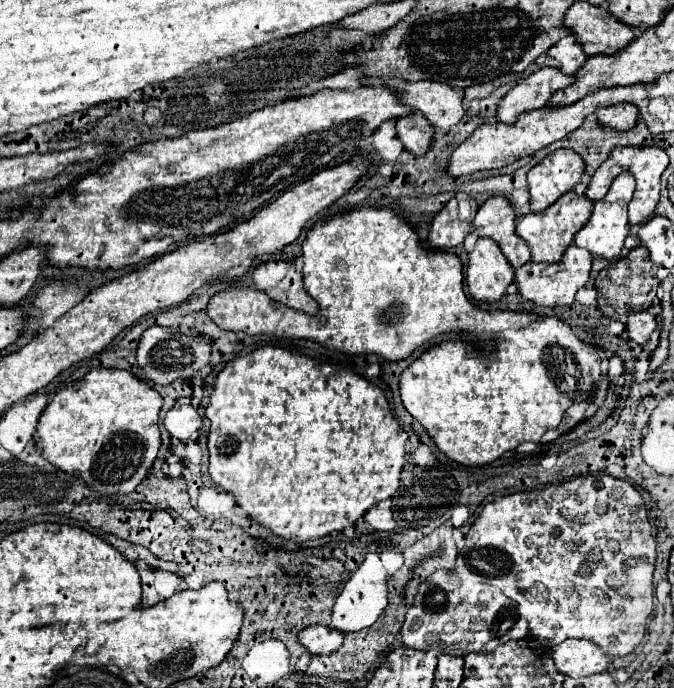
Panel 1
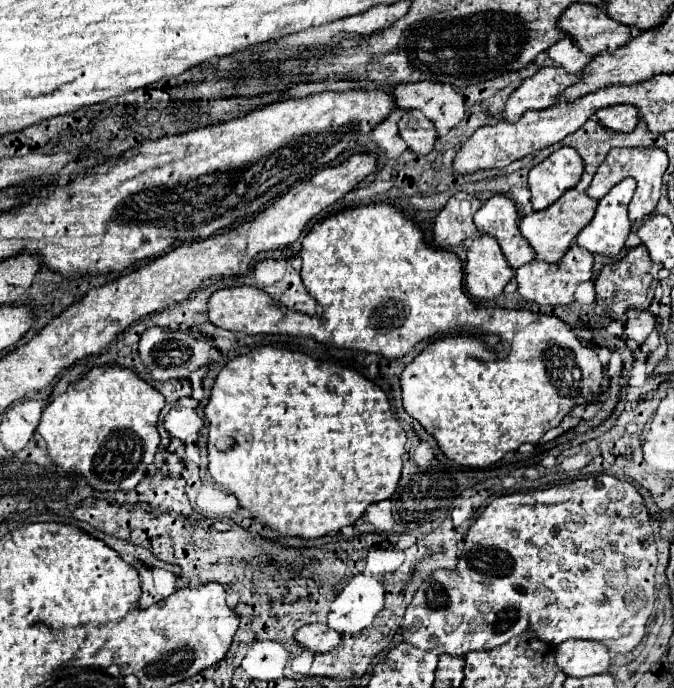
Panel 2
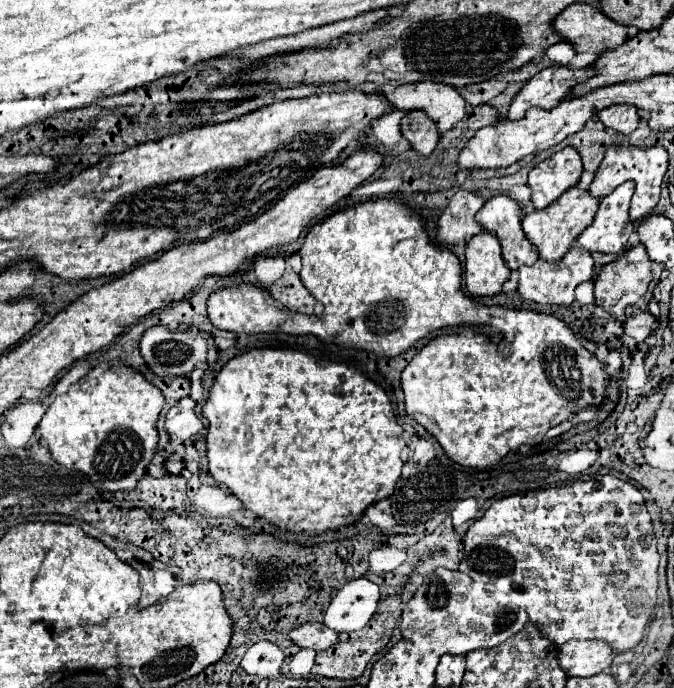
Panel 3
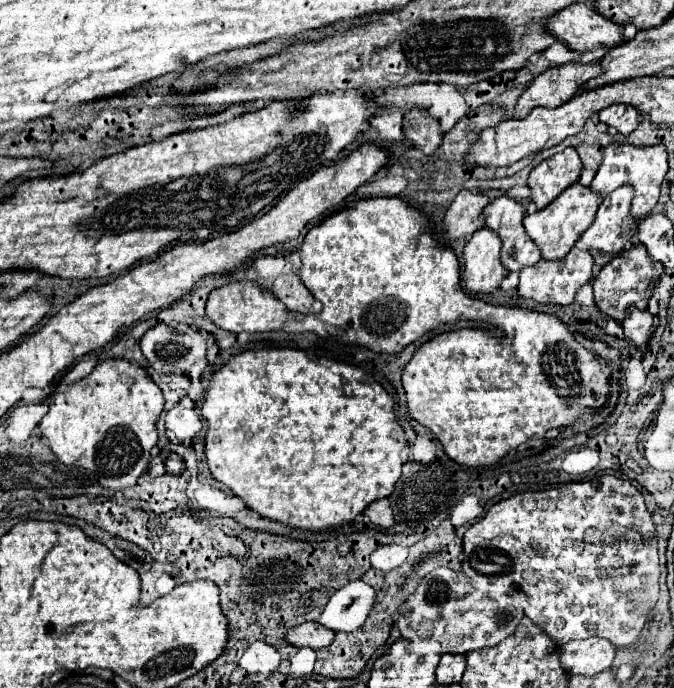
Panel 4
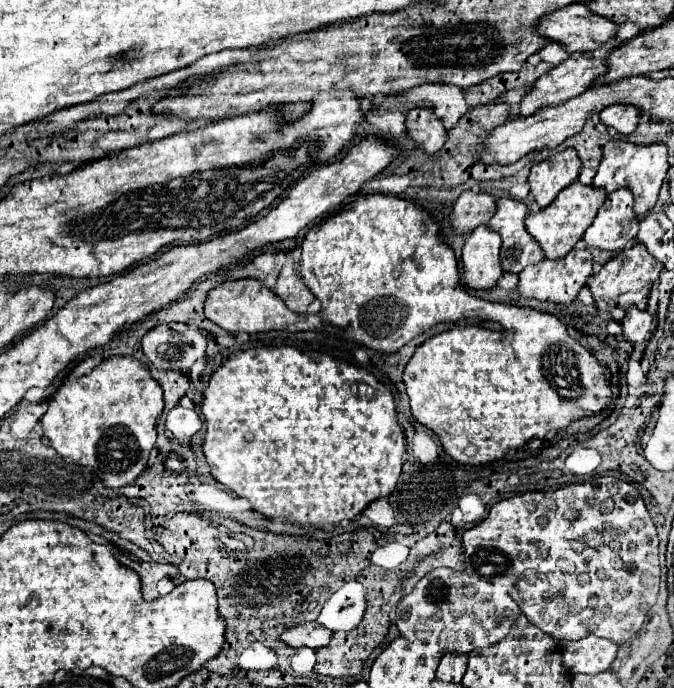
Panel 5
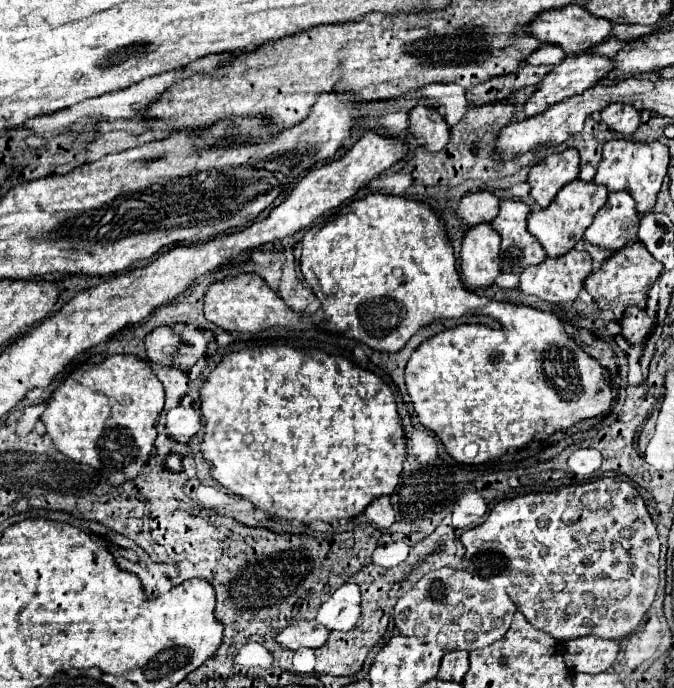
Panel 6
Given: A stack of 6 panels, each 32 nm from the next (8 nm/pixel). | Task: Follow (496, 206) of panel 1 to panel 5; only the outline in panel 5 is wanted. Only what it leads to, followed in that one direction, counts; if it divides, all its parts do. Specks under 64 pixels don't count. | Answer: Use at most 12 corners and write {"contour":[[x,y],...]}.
{"contour":[[498,198],[488,226],[502,236],[506,272],[544,258],[524,228],[526,204]]}

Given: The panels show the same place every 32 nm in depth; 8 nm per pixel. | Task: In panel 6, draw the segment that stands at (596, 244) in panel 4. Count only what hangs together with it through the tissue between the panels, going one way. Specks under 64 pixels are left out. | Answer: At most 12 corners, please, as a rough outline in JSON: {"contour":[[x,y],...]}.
{"contour":[[626,190],[610,192],[584,240],[604,250],[636,242],[638,216]]}

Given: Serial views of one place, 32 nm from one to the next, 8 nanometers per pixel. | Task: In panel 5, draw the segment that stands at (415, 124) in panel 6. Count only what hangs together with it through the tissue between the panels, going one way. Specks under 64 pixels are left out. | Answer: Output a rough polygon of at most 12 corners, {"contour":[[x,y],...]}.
{"contour":[[428,108],[406,114],[406,132],[426,154],[446,140],[440,118]]}

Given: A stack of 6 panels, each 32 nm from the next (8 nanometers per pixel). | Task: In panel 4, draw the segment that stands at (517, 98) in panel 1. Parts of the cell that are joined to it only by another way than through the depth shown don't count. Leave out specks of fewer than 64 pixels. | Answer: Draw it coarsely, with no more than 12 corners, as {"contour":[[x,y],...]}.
{"contour":[[598,62],[544,70],[516,100],[512,118],[556,108],[600,76]]}

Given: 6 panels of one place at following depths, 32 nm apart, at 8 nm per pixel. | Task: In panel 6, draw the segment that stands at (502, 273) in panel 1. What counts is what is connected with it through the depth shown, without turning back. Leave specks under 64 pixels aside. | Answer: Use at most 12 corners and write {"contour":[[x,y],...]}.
{"contour":[[490,224],[464,236],[460,270],[470,288],[500,274],[500,236]]}

